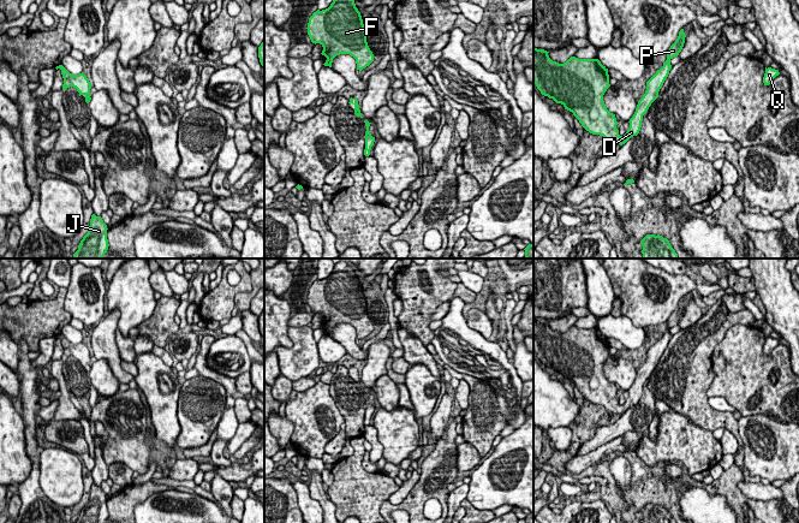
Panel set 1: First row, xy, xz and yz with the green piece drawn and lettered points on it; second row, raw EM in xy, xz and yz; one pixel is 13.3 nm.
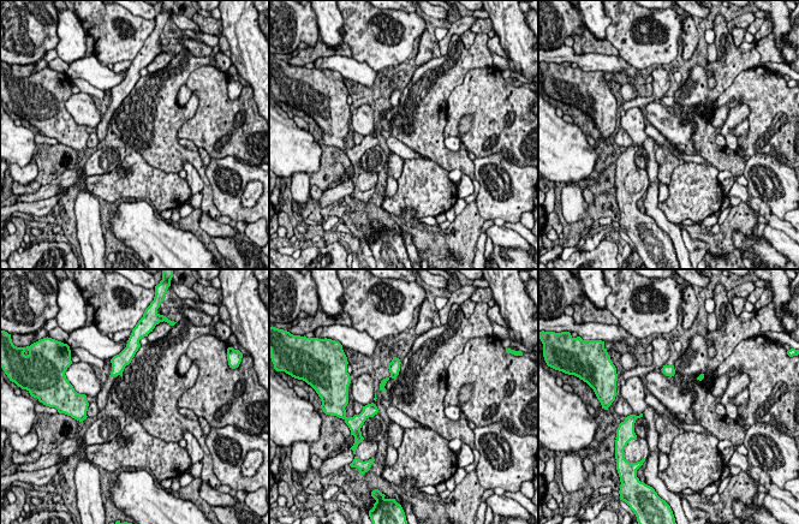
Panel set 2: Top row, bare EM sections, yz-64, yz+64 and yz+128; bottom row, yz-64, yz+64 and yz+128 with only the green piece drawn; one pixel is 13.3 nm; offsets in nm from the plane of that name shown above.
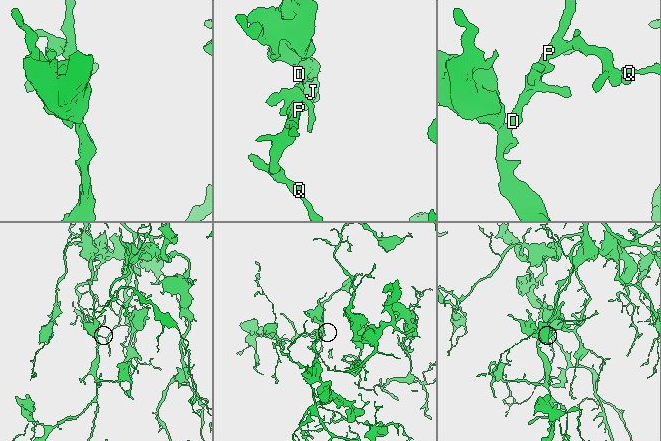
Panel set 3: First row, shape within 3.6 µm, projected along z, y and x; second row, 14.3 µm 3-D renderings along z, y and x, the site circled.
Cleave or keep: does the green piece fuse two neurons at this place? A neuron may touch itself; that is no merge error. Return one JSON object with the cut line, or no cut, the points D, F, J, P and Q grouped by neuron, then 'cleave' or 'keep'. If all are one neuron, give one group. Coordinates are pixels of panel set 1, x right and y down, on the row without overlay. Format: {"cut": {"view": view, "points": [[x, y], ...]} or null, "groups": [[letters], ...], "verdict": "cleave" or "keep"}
{"cut": null, "groups": [["D", "F", "J", "P", "Q"]], "verdict": "keep"}

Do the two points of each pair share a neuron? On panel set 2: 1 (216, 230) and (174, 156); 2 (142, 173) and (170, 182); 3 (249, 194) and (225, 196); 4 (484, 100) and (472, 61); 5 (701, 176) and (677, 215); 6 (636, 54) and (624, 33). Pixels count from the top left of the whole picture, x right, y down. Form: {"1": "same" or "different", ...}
{"1": "different", "2": "same", "3": "different", "4": "different", "5": "same", "6": "same"}

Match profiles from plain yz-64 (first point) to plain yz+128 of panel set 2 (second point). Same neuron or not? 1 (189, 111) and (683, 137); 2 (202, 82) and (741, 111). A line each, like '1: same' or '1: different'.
1: different
2: different

